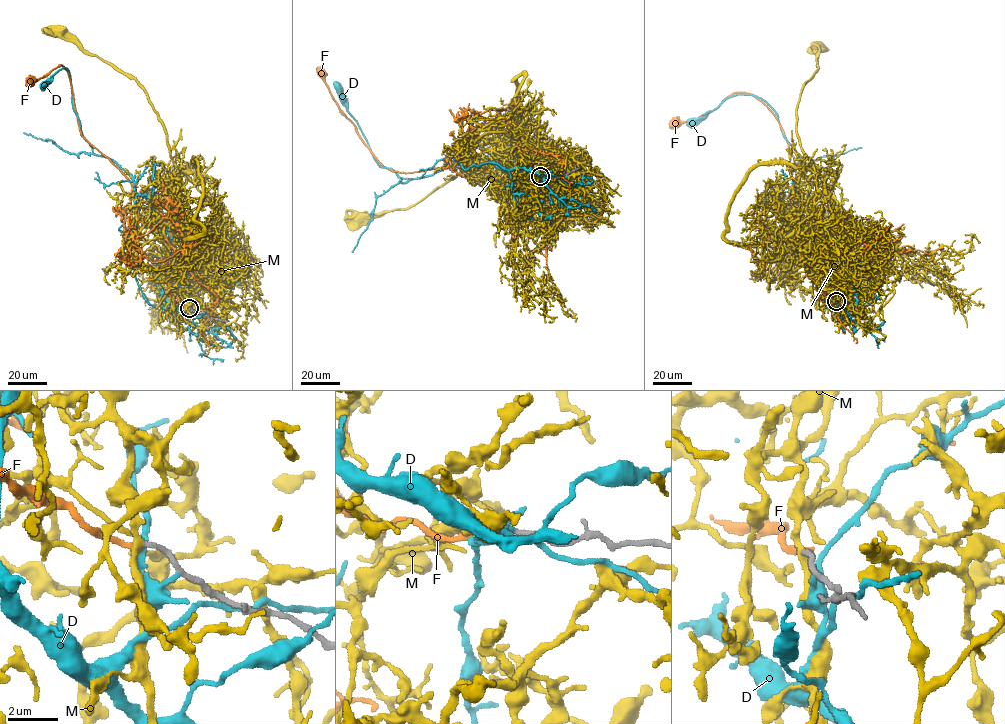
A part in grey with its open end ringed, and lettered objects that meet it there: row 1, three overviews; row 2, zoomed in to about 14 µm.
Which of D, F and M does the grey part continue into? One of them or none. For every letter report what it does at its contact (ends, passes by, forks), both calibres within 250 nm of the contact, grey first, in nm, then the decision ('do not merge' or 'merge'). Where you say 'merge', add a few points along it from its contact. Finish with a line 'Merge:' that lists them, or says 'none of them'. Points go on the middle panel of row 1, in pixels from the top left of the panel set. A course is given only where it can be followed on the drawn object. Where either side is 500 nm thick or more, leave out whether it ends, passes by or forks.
D: it ends | 190/190 nm | do not merge
F: it ends | 200/280 nm | merge
M: it passes by | 200/240 nm | do not merge
Merge: F

